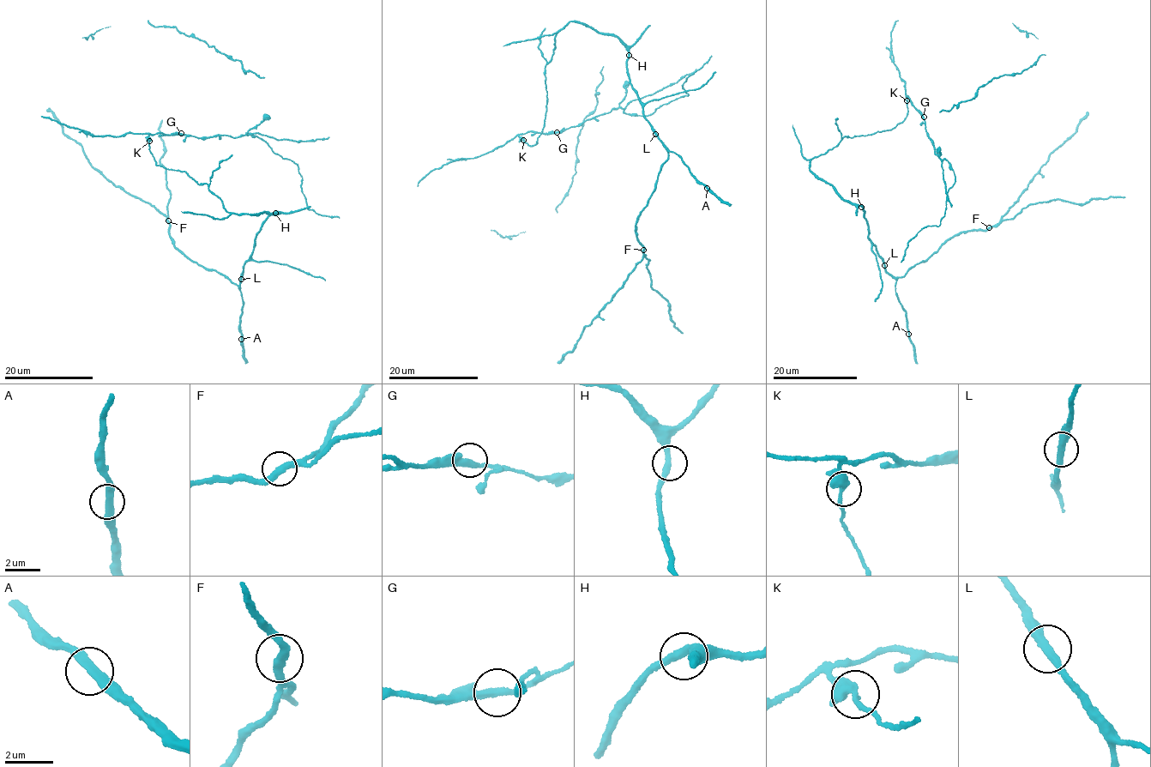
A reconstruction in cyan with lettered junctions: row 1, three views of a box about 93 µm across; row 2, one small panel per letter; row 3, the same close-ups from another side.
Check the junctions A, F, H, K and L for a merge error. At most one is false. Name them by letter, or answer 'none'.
K

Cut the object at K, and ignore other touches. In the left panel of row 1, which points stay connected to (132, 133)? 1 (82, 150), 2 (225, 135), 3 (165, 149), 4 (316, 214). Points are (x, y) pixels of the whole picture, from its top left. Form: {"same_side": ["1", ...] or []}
{"same_side": ["2", "4"]}

